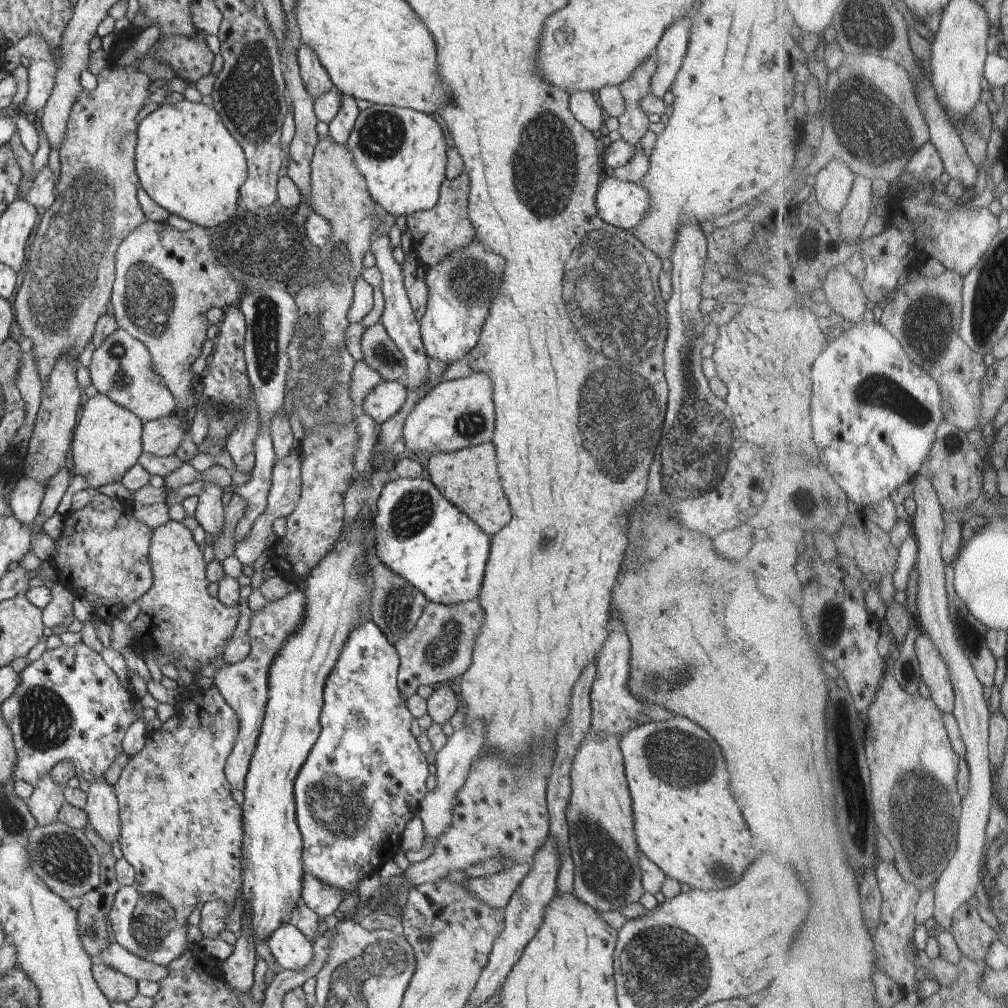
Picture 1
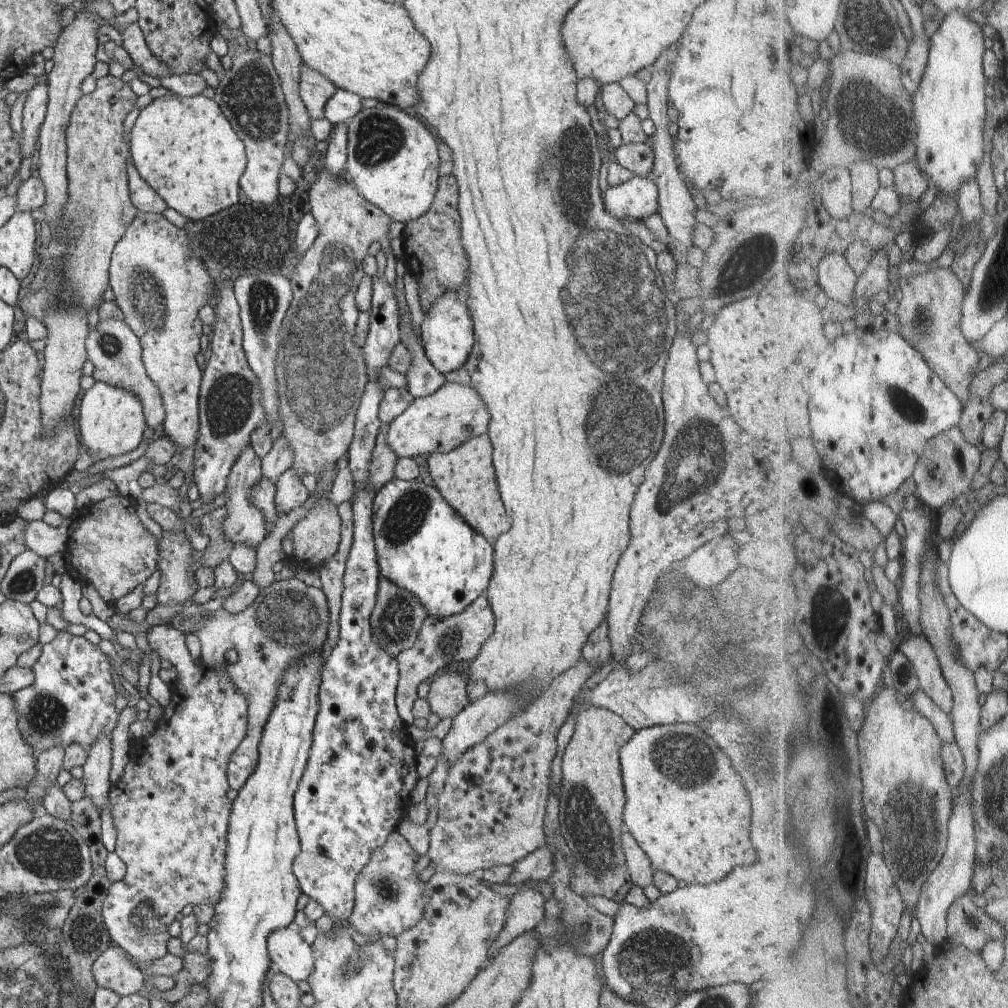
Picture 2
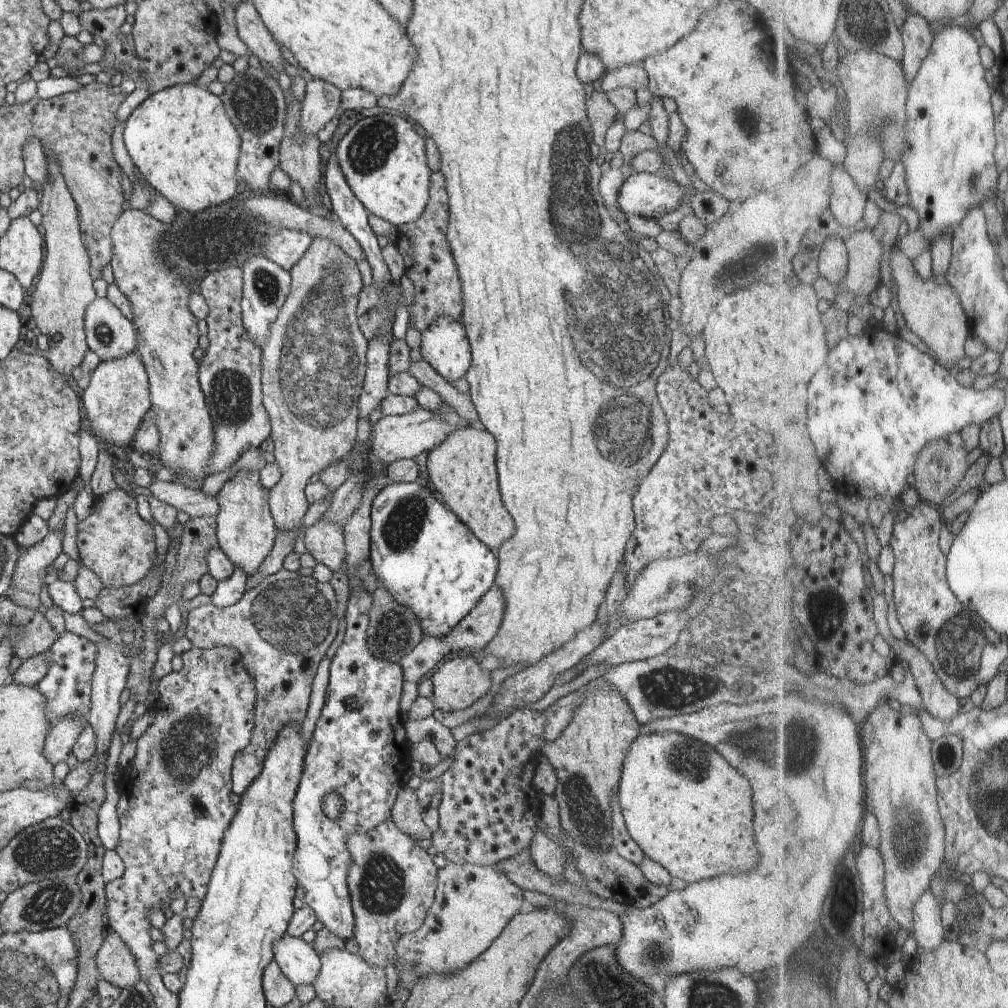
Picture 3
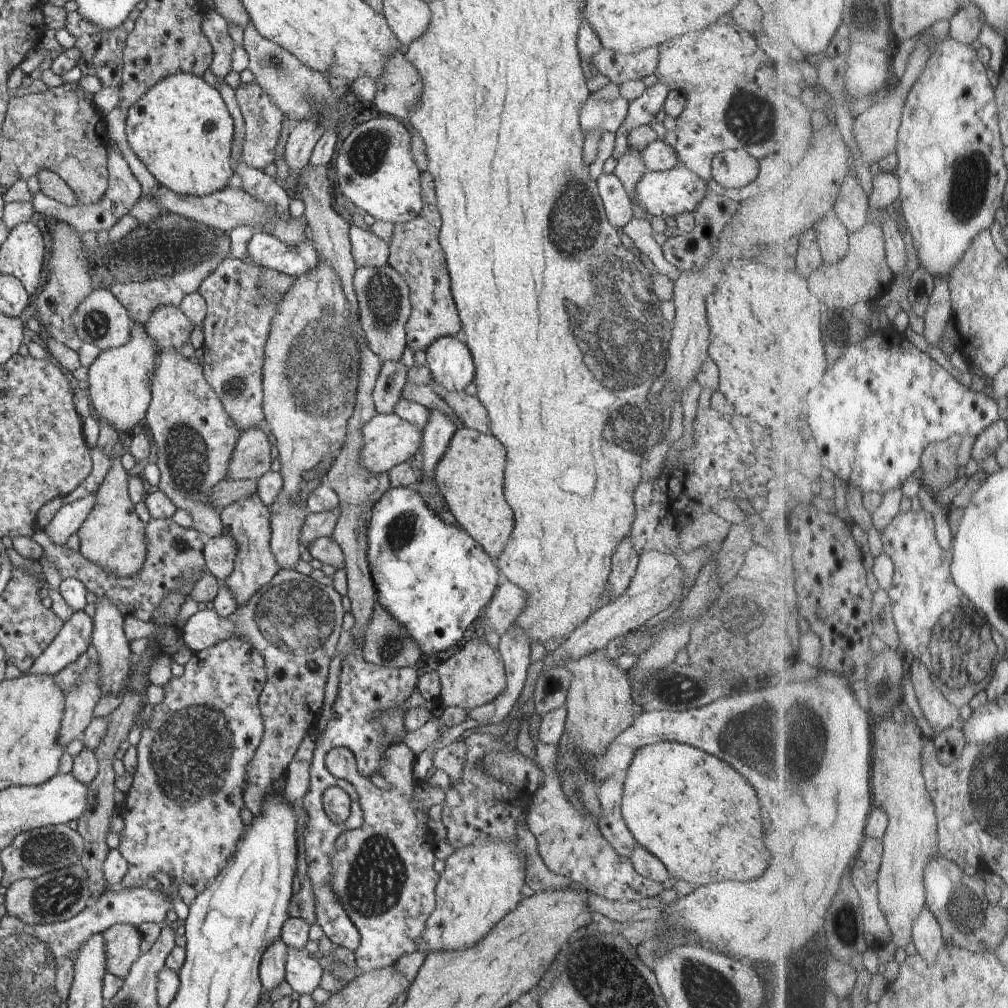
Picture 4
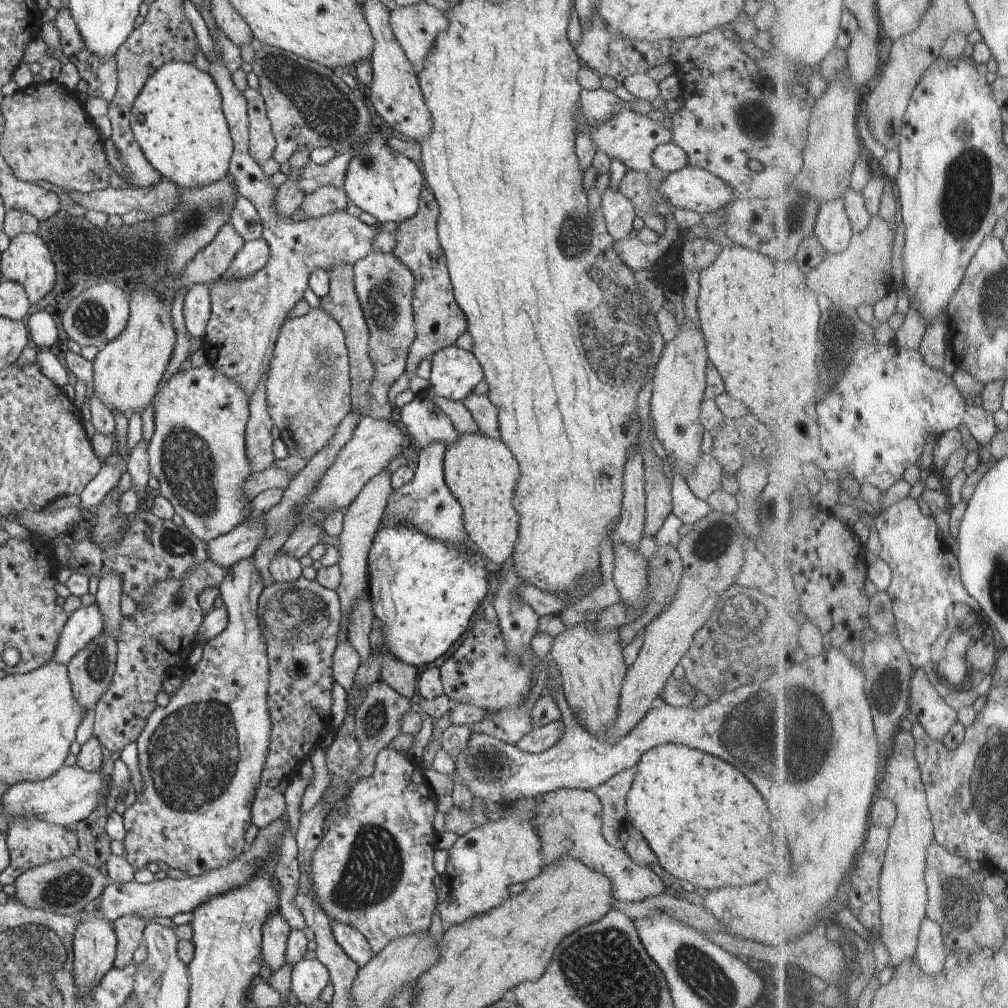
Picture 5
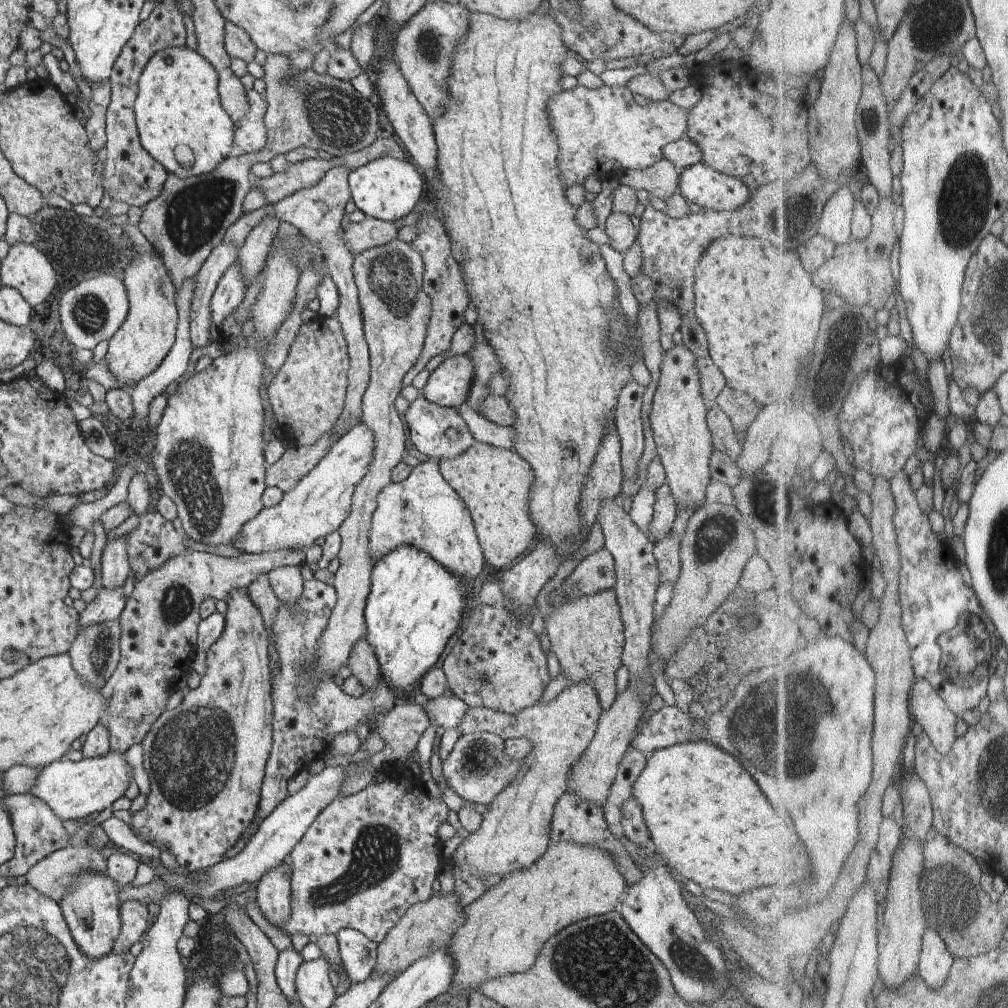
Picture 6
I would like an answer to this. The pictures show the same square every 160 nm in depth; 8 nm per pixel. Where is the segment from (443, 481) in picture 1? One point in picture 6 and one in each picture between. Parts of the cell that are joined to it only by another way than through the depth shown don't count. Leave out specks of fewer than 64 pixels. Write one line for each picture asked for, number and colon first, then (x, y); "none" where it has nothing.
2: (465, 478)
3: (462, 468)
4: (469, 475)
5: (479, 471)
6: (494, 483)

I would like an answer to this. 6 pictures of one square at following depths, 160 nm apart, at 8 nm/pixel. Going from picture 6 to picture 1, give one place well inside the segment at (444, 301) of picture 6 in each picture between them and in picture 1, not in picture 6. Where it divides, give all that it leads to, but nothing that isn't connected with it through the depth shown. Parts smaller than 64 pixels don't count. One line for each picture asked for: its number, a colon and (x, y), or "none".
1: (445, 227)
2: (432, 252)
3: (428, 262)
4: (414, 251)
5: (437, 321)

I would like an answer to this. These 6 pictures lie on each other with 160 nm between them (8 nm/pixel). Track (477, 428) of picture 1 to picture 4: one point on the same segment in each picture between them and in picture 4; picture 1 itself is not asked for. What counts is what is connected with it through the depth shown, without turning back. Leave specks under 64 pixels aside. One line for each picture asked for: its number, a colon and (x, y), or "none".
2: (454, 413)
3: (405, 436)
4: (387, 440)

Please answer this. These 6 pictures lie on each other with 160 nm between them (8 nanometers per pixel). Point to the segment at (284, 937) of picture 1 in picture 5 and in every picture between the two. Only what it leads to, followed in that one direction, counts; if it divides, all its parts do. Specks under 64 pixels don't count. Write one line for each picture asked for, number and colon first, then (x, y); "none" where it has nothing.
2: (289, 954)
3: (296, 959)
4: (302, 973)
5: (308, 977)

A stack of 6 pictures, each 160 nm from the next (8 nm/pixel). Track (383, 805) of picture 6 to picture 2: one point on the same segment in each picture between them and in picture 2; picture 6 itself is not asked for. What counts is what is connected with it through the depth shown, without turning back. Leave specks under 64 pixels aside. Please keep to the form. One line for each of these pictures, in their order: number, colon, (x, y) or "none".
2: (388, 899)
3: (391, 881)
4: (382, 872)
5: (371, 870)

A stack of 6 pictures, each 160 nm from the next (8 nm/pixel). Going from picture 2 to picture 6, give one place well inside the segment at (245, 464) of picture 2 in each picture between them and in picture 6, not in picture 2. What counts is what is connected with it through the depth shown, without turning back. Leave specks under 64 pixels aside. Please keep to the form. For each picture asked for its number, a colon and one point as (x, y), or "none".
3: (245, 531)
4: (246, 520)
5: (200, 757)
6: (205, 759)

